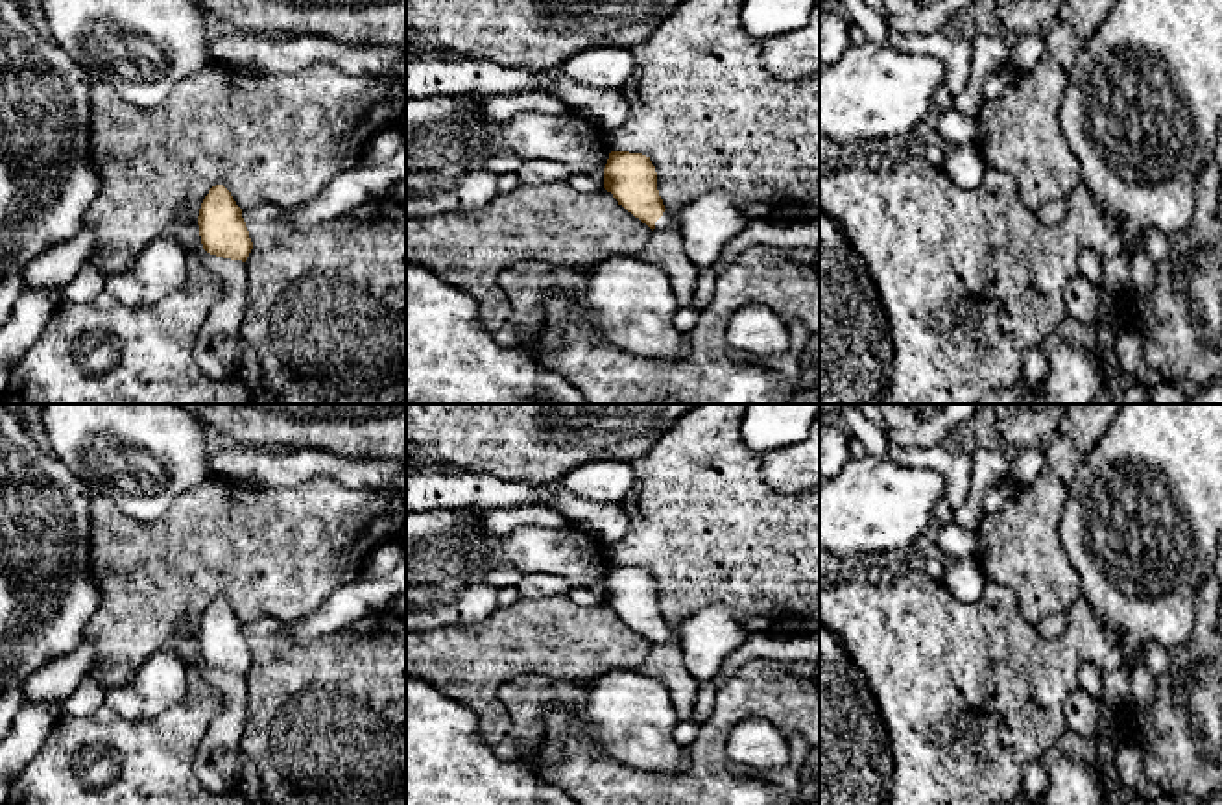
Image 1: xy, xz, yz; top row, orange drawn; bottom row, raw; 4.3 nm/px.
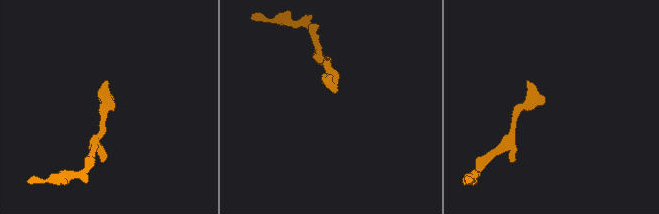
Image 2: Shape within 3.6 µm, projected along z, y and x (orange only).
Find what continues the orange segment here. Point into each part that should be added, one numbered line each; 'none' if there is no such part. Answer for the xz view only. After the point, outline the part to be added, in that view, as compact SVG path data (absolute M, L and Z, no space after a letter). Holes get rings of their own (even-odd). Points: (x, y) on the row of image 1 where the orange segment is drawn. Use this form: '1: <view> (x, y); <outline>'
1: xz (707, 224); M711 192L705 198L692 201L677 214L670 214L668 210L665 210L663 216L655 222L653 231L661 231L676 225L685 242L685 255L696 268L701 270L713 266L718 260L725 244L737 234L740 234L753 220L759 218L764 216L753 214L746 203L735 201L729 194Z

